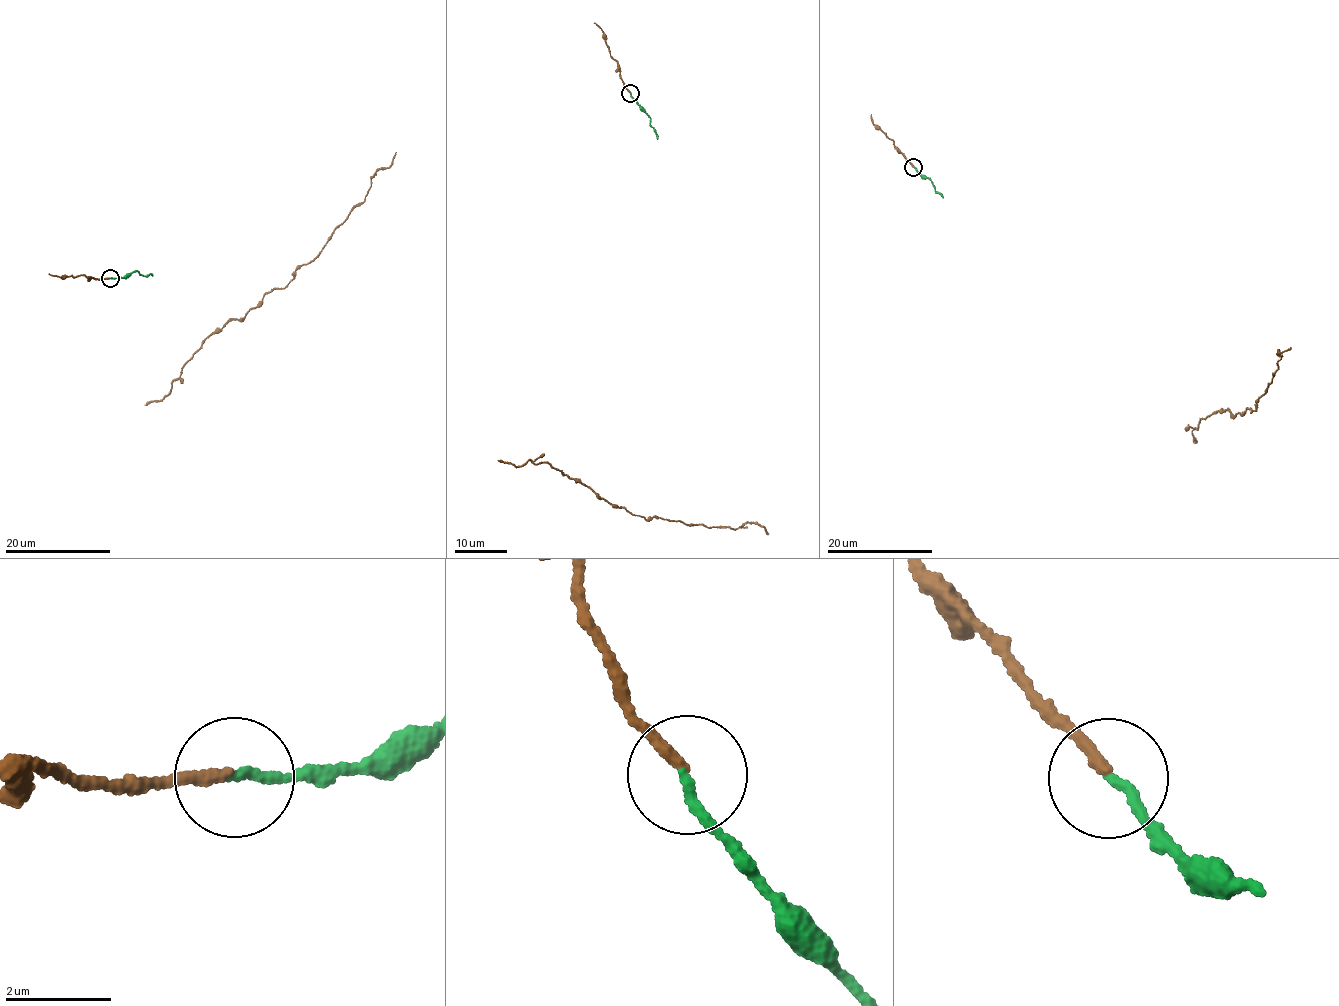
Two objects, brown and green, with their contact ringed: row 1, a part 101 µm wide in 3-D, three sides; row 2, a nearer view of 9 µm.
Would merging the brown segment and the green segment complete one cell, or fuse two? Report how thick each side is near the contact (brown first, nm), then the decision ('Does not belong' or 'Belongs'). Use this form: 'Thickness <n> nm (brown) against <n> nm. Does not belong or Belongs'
Thickness 200 nm (brown) against 180 nm. Belongs

